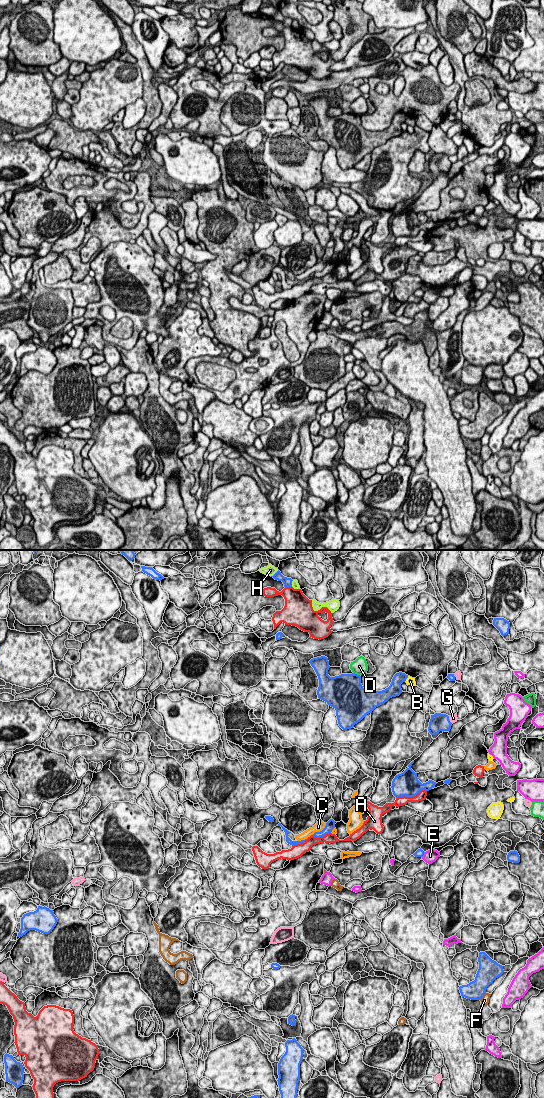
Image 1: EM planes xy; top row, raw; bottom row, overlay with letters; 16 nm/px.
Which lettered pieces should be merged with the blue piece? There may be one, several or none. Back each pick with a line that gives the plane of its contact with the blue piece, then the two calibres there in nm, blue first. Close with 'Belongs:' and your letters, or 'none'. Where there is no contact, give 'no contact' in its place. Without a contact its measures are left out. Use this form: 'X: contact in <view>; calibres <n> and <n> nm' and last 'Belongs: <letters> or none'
Belongs: none

